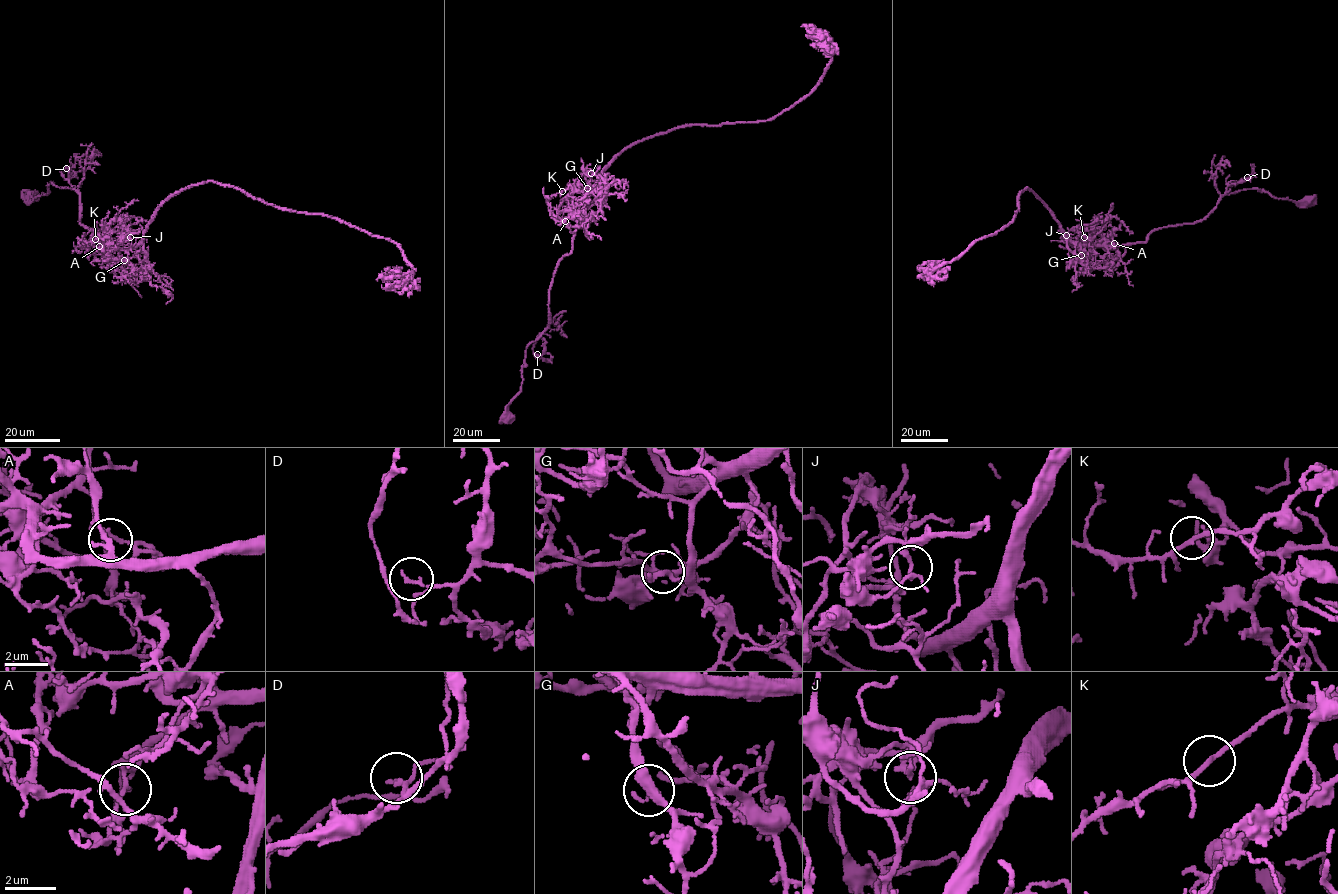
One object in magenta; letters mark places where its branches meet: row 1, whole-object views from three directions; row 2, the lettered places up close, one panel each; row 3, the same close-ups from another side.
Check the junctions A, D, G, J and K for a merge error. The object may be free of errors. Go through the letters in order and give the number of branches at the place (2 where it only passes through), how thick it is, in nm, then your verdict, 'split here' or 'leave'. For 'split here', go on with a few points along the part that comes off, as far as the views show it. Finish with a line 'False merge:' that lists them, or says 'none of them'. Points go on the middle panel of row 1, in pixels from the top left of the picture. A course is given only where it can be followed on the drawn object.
A: branches 2; calibre 140 nm; leave
D: branches 2; calibre 140 nm; leave
G: branches 2; calibre 150 nm; leave
J: branches 2; calibre 170 nm; split here; course (591, 173), (585, 171), (581, 175), (578, 184), (569, 193), (573, 198), (575, 211), (572, 215)
K: branches 2; calibre 170 nm; leave
False merge: J

